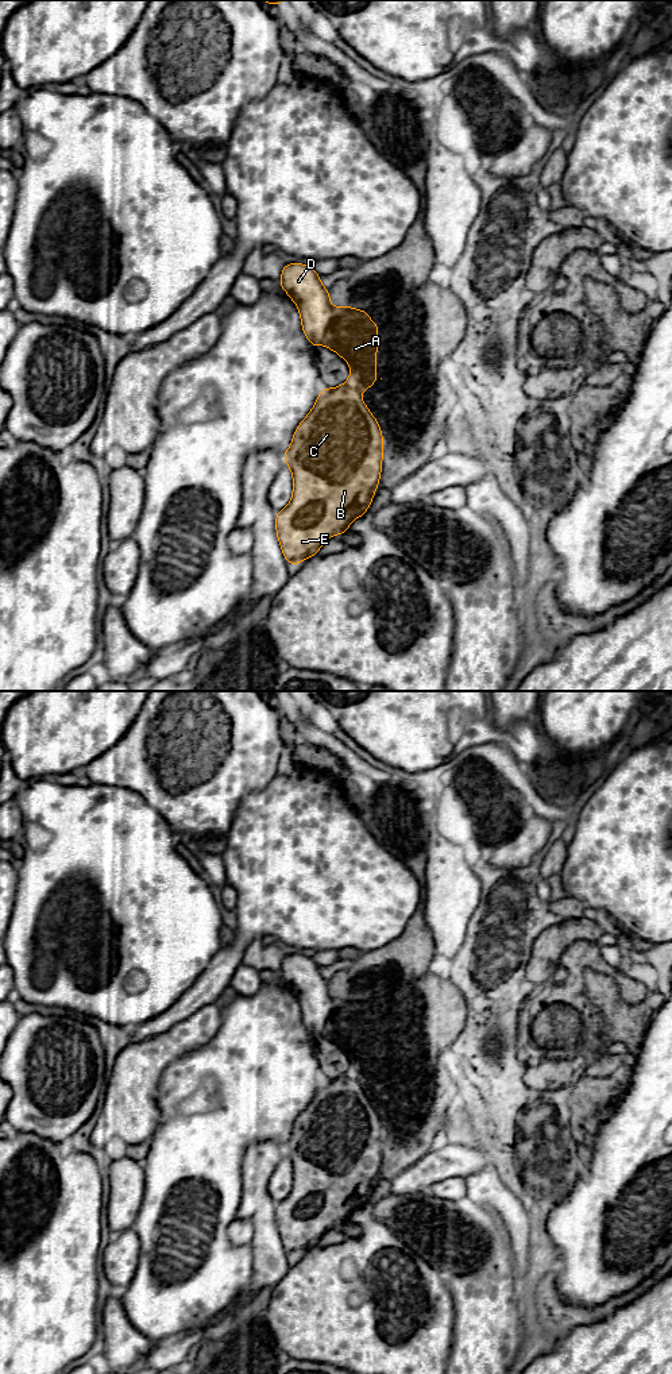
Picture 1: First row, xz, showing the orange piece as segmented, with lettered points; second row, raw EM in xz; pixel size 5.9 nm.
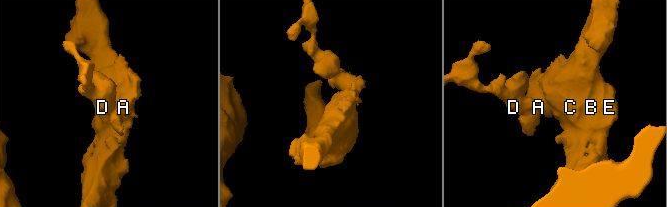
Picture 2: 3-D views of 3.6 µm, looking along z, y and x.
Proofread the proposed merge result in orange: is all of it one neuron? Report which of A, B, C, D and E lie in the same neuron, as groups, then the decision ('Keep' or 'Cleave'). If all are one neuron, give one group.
Groups: A B C E / D. Cleave

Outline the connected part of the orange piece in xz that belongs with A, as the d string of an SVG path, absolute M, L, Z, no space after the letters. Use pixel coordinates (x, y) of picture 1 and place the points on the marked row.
M336 308L324 344L349 363L351 375L344 385L323 387L283 455L293 472L293 497L290 503L277 513L275 529L282 555L293 566L316 556L329 537L344 533L355 518L367 513L382 471L382 432L376 417L362 400L362 391L378 379L376 323L368 319L366 310Z

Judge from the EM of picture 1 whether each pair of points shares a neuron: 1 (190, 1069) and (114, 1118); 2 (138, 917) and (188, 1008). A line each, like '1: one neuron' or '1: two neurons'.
1: two neurons
2: two neurons

